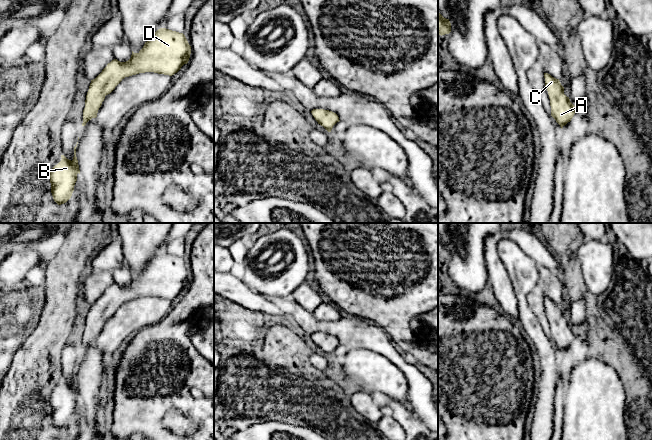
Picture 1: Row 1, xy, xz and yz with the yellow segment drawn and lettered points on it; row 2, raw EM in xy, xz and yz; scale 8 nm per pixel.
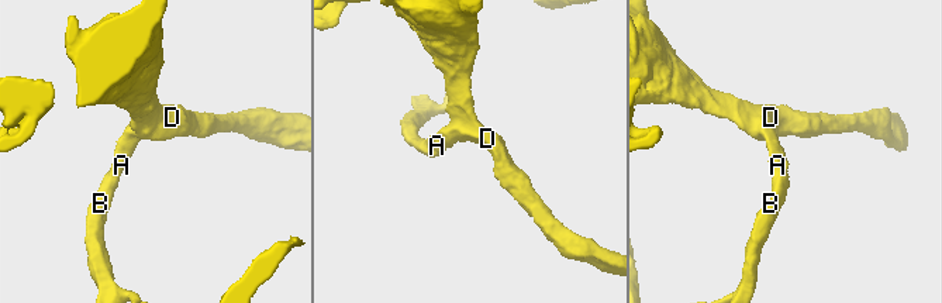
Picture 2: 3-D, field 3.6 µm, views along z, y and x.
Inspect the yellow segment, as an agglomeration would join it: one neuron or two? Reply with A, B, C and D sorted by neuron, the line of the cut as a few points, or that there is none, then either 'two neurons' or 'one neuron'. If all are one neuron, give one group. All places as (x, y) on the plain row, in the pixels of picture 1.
A B C D | no cut | one neuron

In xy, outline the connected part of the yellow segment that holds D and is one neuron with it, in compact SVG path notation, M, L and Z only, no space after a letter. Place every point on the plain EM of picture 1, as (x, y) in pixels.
M166 252L158 253L138 277L132 275L128 285L112 284L91 304L83 334L82 350L97 341L105 320L125 301L145 296L172 300L188 287L190 278L191 270L183 257Z

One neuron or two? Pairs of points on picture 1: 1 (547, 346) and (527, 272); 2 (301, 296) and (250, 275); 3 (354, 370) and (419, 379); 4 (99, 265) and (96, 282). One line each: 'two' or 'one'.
1: one
2: two
3: two
4: two

